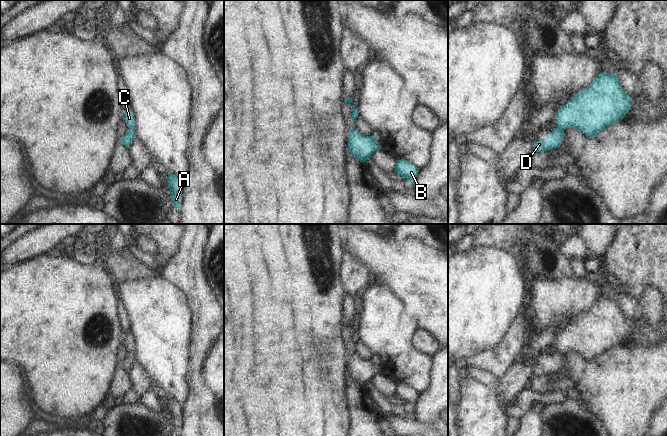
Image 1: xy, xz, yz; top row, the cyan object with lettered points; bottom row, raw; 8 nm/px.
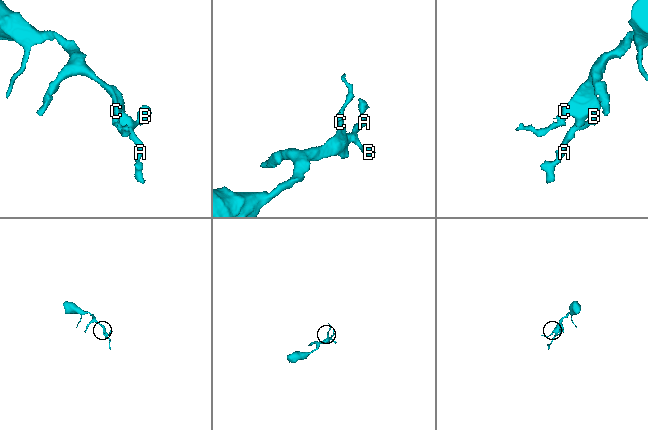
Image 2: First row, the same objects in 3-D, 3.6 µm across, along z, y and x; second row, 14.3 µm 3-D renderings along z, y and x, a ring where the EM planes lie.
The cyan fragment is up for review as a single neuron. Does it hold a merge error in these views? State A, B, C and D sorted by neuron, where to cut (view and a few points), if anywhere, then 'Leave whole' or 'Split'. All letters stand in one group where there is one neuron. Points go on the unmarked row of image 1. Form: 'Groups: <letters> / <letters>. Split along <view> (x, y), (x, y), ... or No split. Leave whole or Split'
Groups: A B C D. No split. Leave whole.

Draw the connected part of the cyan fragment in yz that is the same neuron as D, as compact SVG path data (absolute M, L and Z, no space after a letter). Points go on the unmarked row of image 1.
M601 296L587 312L558 333L555 340L558 351L551 353L545 365L534 367L533 377L559 371L568 352L578 353L592 362L622 344L630 332L631 322L623 314L618 299Z

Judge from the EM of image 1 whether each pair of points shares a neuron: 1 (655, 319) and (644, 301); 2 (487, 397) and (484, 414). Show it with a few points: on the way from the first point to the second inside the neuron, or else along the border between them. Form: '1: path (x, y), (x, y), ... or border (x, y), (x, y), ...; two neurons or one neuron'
1: path (654, 315), (653, 310), (648, 305); one neuron
2: path (484, 401), (484, 410); one neuron

